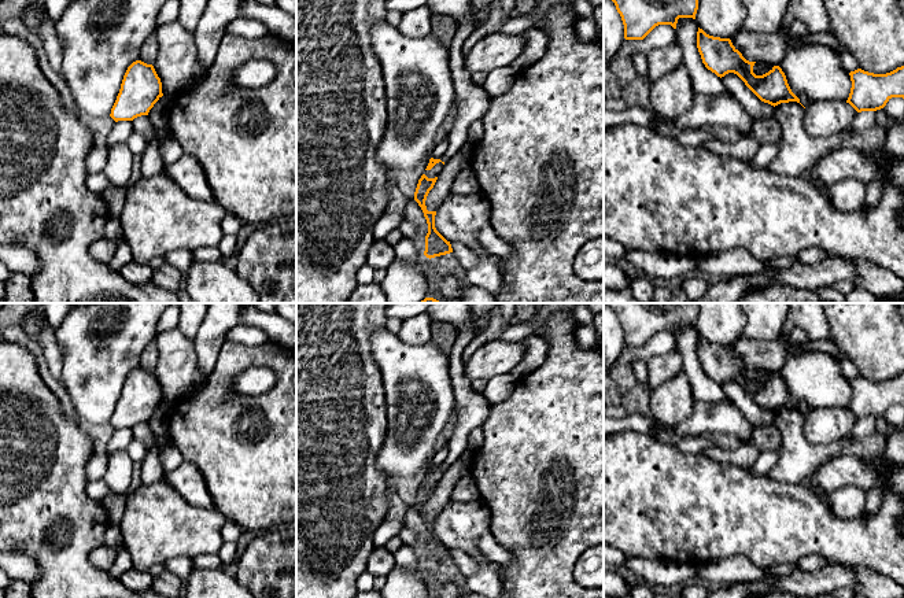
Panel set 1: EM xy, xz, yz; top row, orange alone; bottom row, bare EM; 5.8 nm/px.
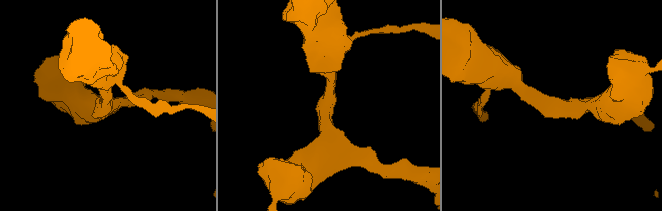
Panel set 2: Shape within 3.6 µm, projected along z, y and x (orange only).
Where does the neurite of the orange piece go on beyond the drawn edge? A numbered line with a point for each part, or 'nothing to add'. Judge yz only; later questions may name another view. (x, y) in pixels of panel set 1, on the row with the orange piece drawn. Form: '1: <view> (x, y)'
nothing to add

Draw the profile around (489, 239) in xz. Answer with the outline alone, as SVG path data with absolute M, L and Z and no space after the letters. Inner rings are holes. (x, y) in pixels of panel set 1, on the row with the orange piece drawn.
M490 224L483 225L479 232L480 244L499 259L505 259L512 255L513 248L503 239L501 239Z

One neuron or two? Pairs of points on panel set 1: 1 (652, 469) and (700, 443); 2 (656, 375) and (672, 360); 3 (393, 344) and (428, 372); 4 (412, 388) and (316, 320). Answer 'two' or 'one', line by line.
1: two
2: one
3: one
4: two

